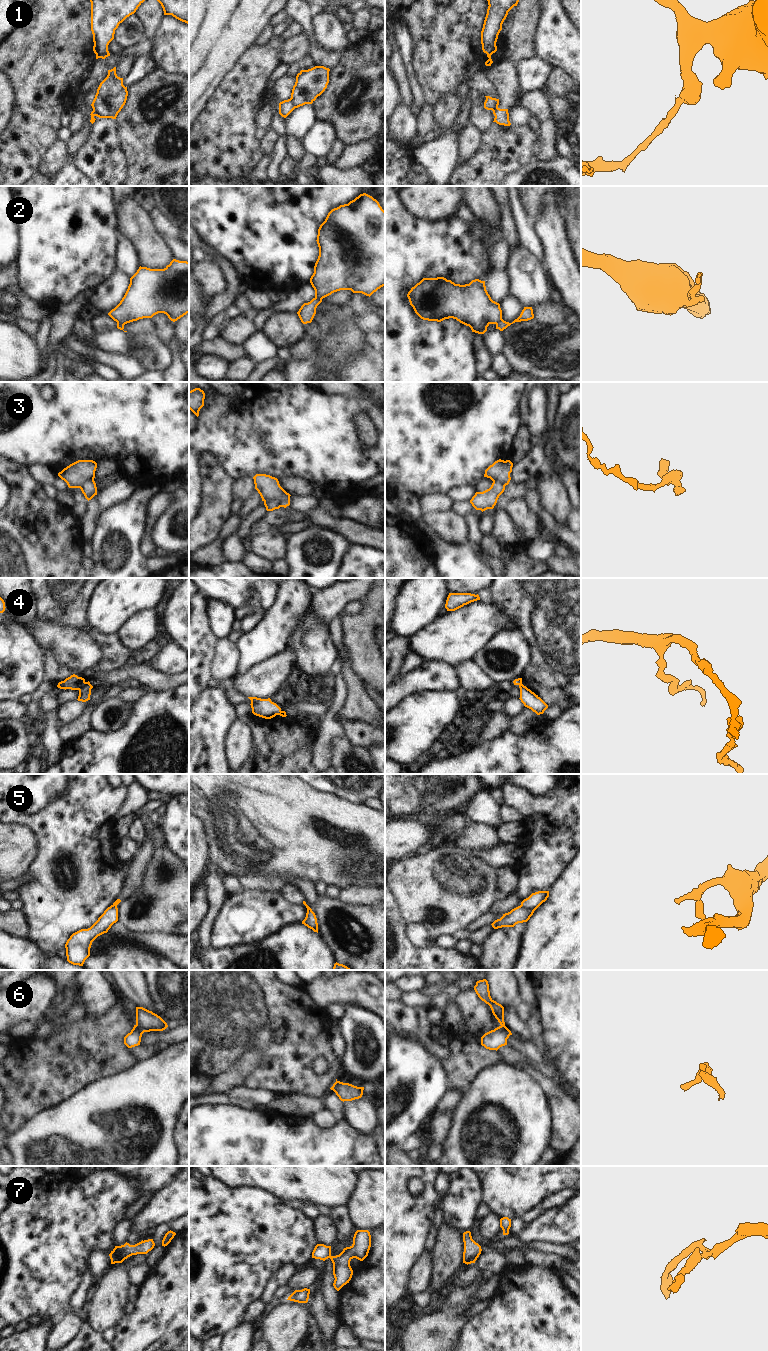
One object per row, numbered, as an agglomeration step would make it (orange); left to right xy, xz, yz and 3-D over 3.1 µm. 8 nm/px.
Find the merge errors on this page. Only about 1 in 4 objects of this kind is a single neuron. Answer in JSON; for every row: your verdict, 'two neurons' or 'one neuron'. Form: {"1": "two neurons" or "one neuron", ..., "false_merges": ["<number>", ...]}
{"1": "two neurons", "2": "two neurons", "3": "two neurons", "4": "two neurons", "5": "two neurons", "6": "two neurons", "7": "one neuron", "false_merges": ["1", "2", "3", "4", "5", "6"]}

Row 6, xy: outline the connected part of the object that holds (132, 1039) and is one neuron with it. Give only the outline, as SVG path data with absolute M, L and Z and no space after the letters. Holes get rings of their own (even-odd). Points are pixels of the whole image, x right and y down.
M134 1025L130 1033L124 1037L124 1044L128 1048L140 1045L142 1034L144 1033L138 1026Z

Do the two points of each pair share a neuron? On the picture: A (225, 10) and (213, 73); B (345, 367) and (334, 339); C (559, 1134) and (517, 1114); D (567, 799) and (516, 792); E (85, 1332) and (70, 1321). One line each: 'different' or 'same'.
A: same
B: different
C: different
D: same
E: different

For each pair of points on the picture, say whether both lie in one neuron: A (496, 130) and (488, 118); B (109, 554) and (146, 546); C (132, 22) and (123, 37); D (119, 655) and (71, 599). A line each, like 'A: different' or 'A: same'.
A: different
B: different
C: same
D: same

